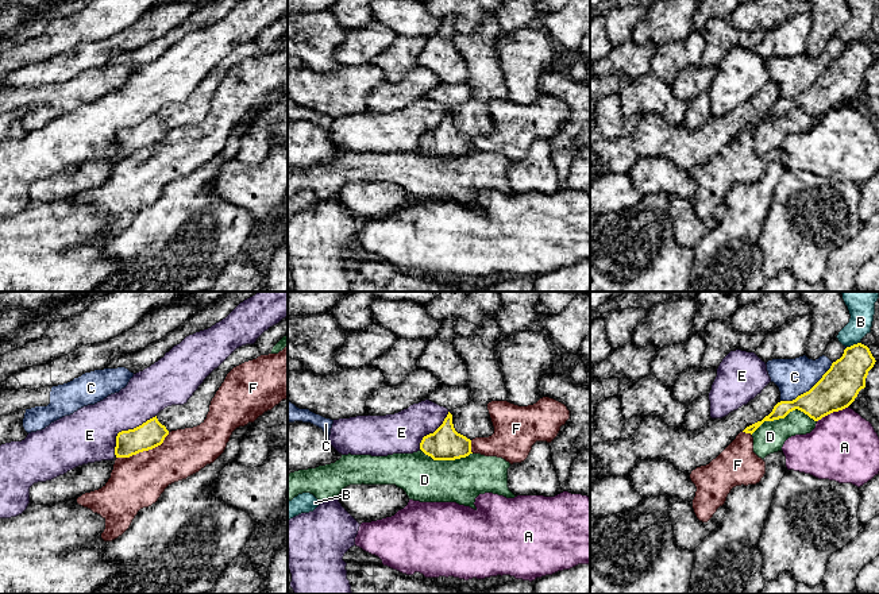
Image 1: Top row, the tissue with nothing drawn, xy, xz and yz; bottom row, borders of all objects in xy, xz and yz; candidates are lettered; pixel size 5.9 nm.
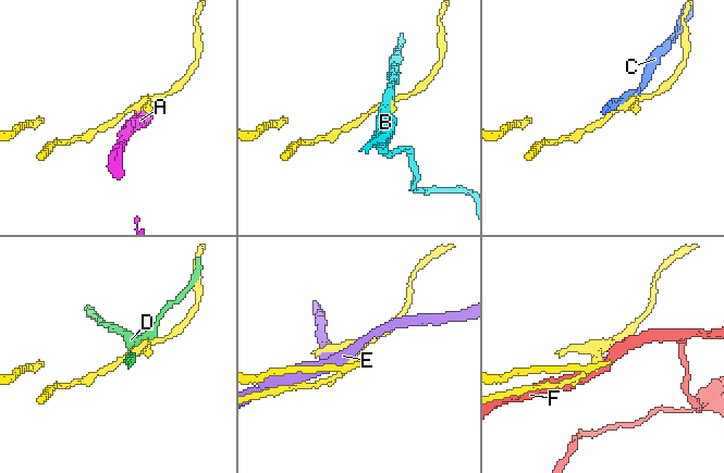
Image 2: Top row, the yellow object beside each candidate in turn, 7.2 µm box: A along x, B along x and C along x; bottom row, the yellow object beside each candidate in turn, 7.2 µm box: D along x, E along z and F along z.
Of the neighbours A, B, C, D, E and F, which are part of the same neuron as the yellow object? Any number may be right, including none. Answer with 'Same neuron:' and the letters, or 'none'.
Same neuron: none

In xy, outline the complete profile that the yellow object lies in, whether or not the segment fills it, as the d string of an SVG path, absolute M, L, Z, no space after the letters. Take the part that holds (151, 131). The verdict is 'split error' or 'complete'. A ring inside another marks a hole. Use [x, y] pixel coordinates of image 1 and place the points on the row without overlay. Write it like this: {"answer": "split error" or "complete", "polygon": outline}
{"answer": "complete", "polygon": "M155 113L134 127L119 130L116 134L115 153L116 155L130 155L139 150L153 147L161 143L167 132L169 128Z"}

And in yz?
{"answer": "complete", "polygon": "M857 40L847 45L843 54L832 61L809 89L793 99L778 100L768 113L747 124L743 130L752 132L764 119L784 116L795 107L818 119L833 109L848 105L859 89L865 85L865 76L875 59L867 43Z"}

